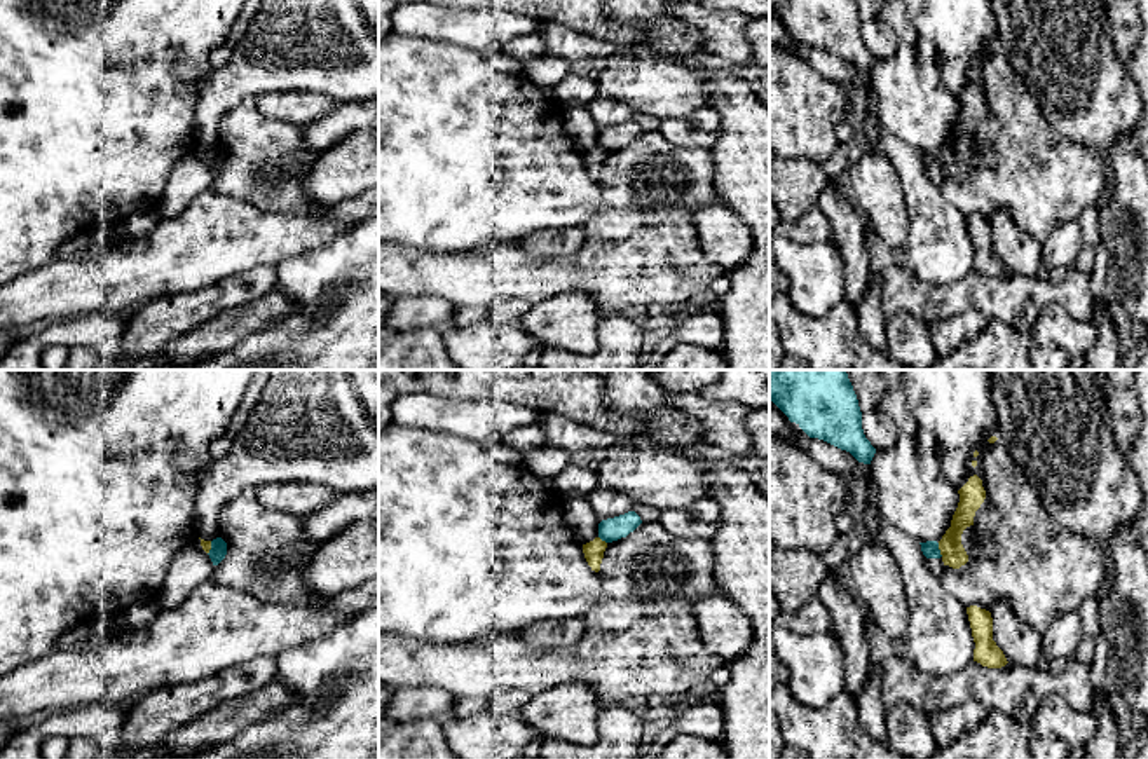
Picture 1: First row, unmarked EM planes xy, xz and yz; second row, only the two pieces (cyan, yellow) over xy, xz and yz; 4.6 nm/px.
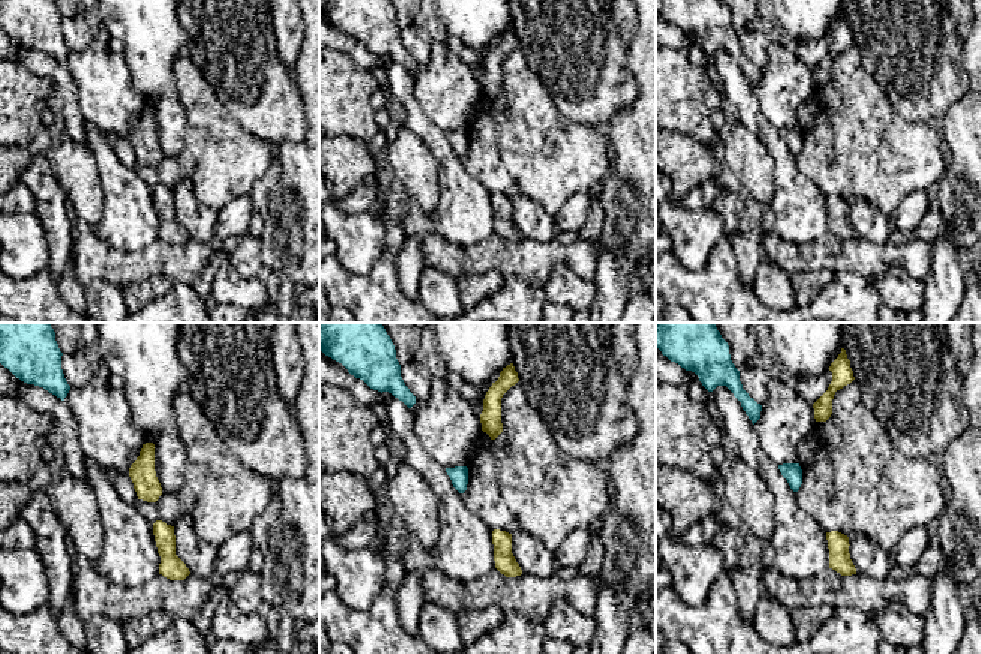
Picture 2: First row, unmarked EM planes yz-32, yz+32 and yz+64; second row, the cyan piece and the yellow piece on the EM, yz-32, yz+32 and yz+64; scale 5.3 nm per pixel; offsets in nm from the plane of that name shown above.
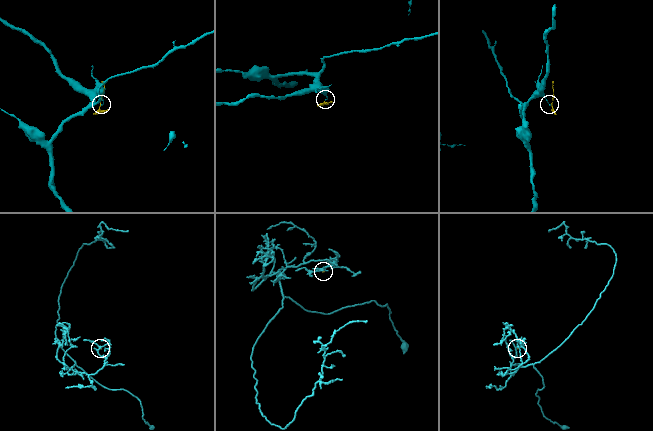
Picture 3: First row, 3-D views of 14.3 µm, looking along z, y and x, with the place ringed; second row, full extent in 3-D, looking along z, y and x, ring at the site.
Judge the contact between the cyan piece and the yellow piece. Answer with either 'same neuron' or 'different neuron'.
different neuron

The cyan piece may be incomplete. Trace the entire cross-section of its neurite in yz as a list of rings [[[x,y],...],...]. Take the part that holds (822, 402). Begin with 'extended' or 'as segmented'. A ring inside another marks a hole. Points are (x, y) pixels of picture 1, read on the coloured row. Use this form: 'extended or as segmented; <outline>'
as segmented; [[[769,370],[769,401],[810,438],[823,440],[871,464],[876,448],[862,429],[862,412],[846,370]]]

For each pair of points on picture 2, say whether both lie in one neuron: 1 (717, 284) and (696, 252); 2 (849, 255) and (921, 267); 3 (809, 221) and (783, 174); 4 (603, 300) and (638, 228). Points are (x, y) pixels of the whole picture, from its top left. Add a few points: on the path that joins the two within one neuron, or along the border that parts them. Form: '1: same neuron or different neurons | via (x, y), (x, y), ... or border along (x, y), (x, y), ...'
1: different neurons | border along (723, 234), (699, 270), (686, 269), (671, 252)
2: same neuron | via (867, 255), (903, 255)
3: same neuron | via (804, 209), (797, 201), (791, 186)
4: different neurons | border along (599, 251), (609, 251), (629, 276)

